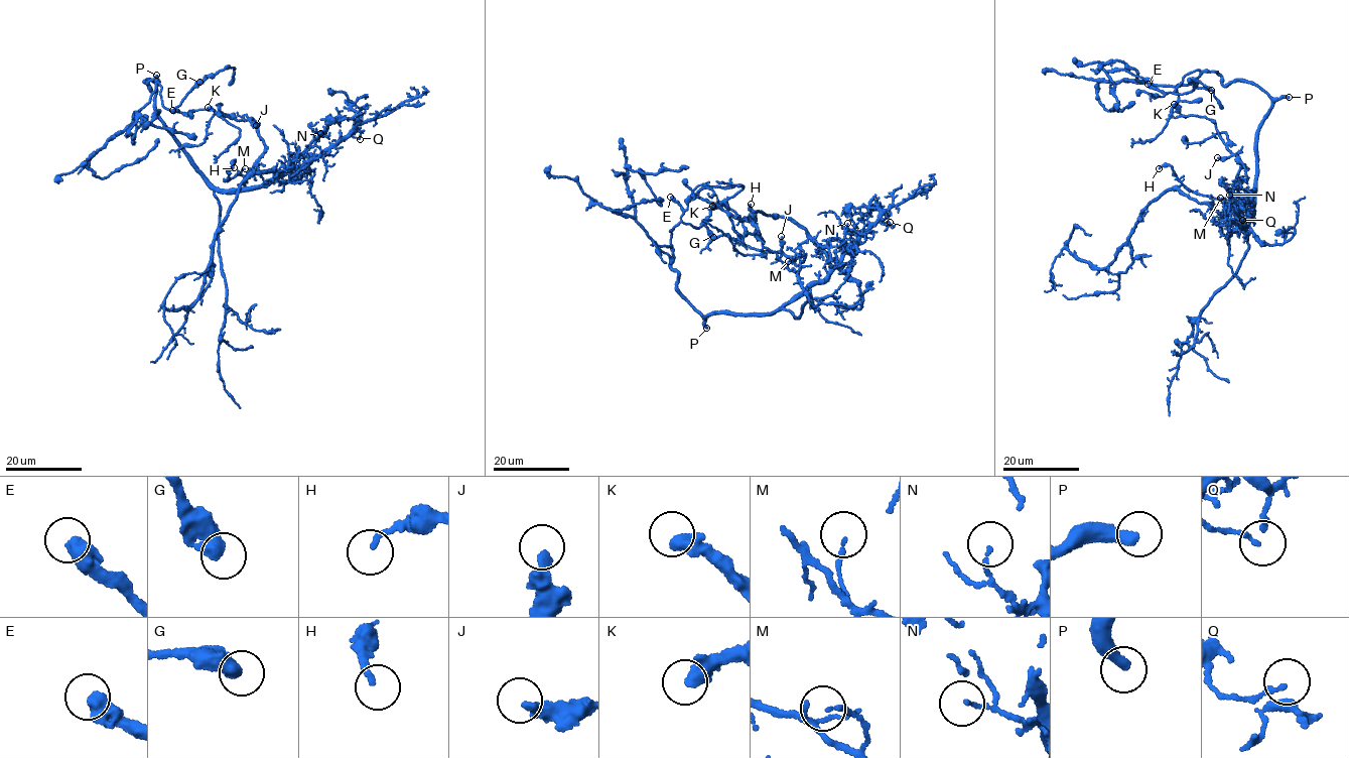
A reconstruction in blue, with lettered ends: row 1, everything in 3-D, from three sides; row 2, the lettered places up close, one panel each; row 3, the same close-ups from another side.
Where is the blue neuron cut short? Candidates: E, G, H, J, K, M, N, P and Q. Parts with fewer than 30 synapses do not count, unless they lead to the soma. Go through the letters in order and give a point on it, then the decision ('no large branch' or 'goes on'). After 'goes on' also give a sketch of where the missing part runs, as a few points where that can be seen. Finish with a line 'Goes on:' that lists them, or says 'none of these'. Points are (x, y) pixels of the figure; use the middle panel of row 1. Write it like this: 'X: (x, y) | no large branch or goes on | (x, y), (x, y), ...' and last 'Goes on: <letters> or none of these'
E: (670, 197) | no large branch
G: (713, 237) | no large branch
H: (751, 204) | no large branch
J: (781, 236) | no large branch
K: (712, 206) | no large branch
M: (788, 261) | no large branch
N: (847, 223) | no large branch
P: (706, 328) | goes on | (706, 328), (709, 336), (703, 349), (688, 366), (664, 375), (647, 372), (618, 354), (557, 345)
Q: (890, 222) | no large branch
Goes on: P

